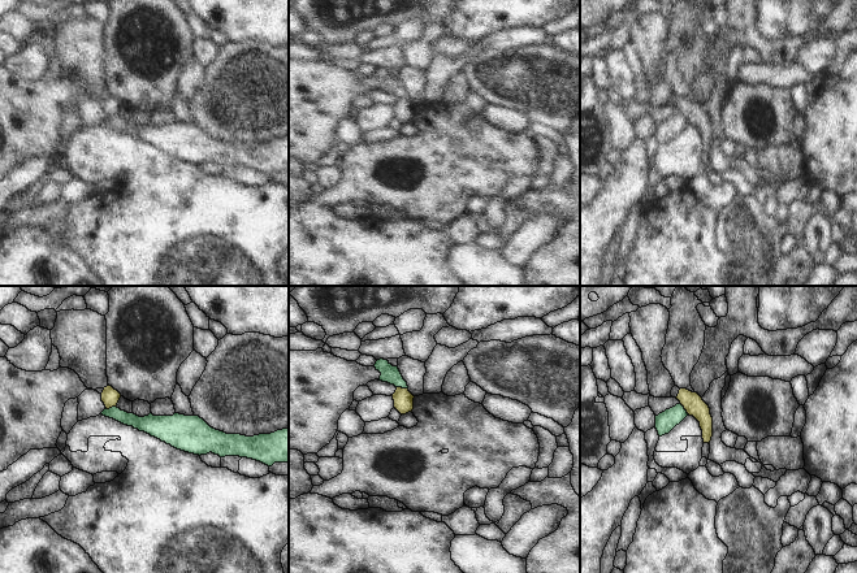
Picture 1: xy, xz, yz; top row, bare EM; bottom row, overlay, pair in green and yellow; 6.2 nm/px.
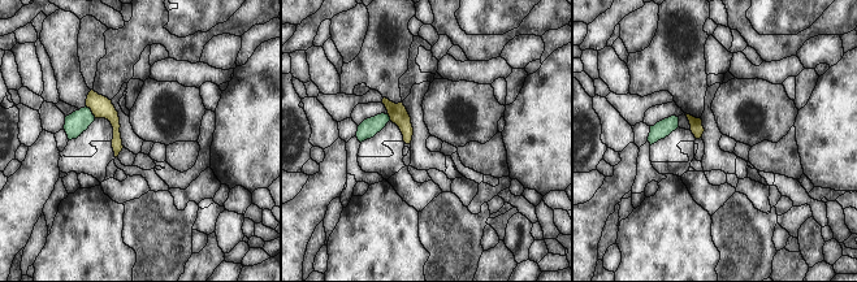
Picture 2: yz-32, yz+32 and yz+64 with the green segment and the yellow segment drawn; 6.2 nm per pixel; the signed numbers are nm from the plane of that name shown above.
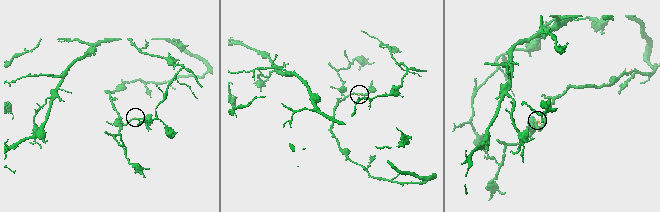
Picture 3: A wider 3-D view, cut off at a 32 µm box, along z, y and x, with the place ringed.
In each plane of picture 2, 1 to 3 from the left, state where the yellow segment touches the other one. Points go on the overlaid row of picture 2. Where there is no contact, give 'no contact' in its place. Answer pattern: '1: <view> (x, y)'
1: yz-32 (91, 112)
2: yz+32 (389, 117)
3: no contact

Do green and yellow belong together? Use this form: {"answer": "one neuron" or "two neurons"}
{"answer": "two neurons"}

